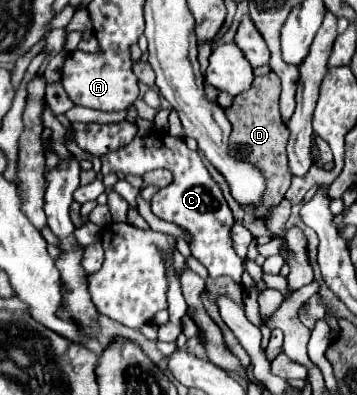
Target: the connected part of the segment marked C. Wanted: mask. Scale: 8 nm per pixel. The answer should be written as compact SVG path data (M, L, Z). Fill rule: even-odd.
M150 132L146 136L136 136L128 146L114 150L112 154L100 156L100 160L102 160L102 174L114 172L114 174L142 176L152 168L168 168L174 180L172 184L168 184L166 188L160 188L154 194L150 202L152 212L158 218L174 222L192 234L192 240L194 240L190 244L192 256L206 266L206 270L210 272L210 278L230 276L234 282L240 284L240 276L244 272L244 260L238 258L238 254L232 250L230 230L236 222L234 214L228 208L218 182L210 176L198 152L186 146L184 138L170 136L168 132Z

